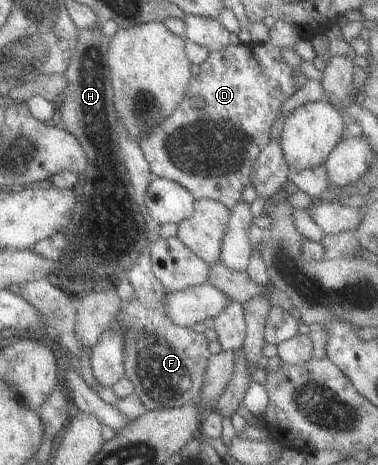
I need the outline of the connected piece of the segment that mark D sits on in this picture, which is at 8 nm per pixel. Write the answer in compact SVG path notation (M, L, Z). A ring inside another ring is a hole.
M275 20L269 29L269 37L267 37L265 43L253 44L249 41L244 41L239 44L231 44L229 42L228 45L225 45L222 49L209 52L207 59L200 65L194 67L193 75L186 88L186 97L173 109L173 112L167 118L164 118L155 128L148 130L145 138L137 141L138 147L147 163L151 175L156 178L164 178L173 181L176 185L181 185L181 187L193 197L194 201L200 198L208 198L217 201L227 210L231 210L240 201L241 192L244 187L250 183L248 176L250 175L253 161L258 157L260 150L270 141L269 128L276 116L279 115L281 104L299 89L298 85L295 83L295 79L293 79L294 73L292 72L292 68L282 60L280 55L281 49L290 49L295 46L295 43L299 40L298 35L298 29L294 25ZM194 97L203 99L202 110L191 109L190 102Z

